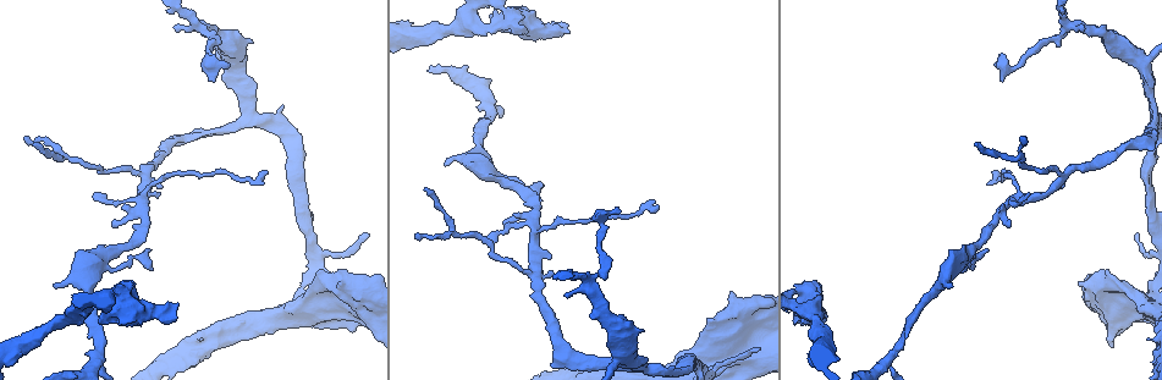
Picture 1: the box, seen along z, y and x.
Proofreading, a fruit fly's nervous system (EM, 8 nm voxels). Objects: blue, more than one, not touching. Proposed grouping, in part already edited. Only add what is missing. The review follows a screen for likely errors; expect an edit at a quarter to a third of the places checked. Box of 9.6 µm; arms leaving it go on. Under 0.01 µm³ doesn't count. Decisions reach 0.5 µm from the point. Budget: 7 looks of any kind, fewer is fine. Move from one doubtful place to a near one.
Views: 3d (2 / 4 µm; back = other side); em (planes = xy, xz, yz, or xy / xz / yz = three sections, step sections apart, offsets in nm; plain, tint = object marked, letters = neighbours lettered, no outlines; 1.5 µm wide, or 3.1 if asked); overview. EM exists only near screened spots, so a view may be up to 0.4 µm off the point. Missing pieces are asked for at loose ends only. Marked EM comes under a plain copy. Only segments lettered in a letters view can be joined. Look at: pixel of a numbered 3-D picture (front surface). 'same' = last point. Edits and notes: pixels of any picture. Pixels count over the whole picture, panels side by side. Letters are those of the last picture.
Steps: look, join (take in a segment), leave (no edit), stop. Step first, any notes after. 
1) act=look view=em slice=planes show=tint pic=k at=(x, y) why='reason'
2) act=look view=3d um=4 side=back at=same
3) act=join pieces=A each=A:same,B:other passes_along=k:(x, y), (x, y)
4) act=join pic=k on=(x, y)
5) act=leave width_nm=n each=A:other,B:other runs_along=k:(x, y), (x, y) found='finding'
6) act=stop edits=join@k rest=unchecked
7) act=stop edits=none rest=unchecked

act=look view=3d um=4 pic=1 at=(172, 27) why='free end'

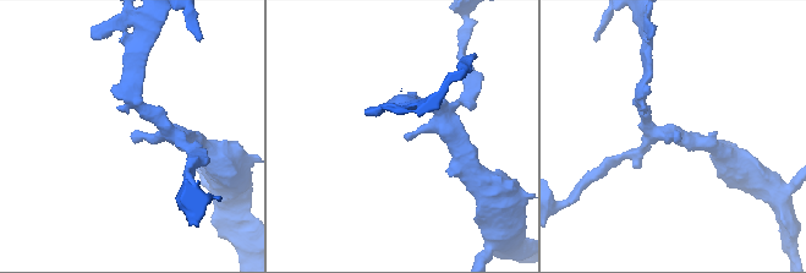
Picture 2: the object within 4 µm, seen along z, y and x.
act=look view=em slice=planes show=letters pic=2 at=(677, 134) why='shape alone is not enough'

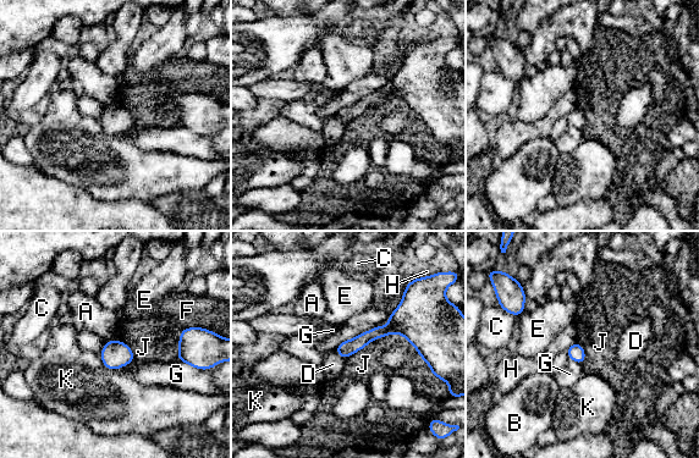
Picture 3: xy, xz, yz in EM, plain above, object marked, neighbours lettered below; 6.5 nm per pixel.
act=leave each=A:other,B:other,C:other,D:other,E:other,F:other,G:other,H:other,J:other,K:other found='no lettered segment goes on from it'

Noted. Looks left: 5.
act=look view=3d um=4 pic=1 at=(230, 66)

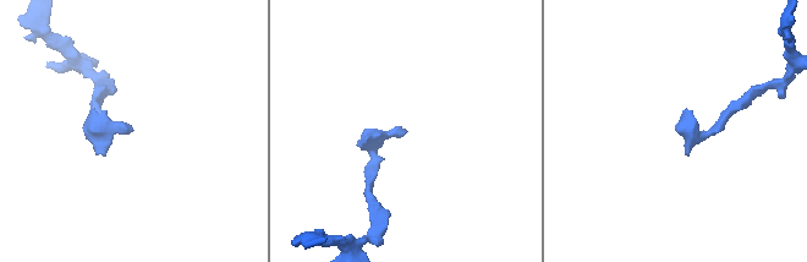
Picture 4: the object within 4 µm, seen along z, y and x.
act=look view=em slice=xy step=4 show=tint pic=4 at=(401, 131) why='now the EM'

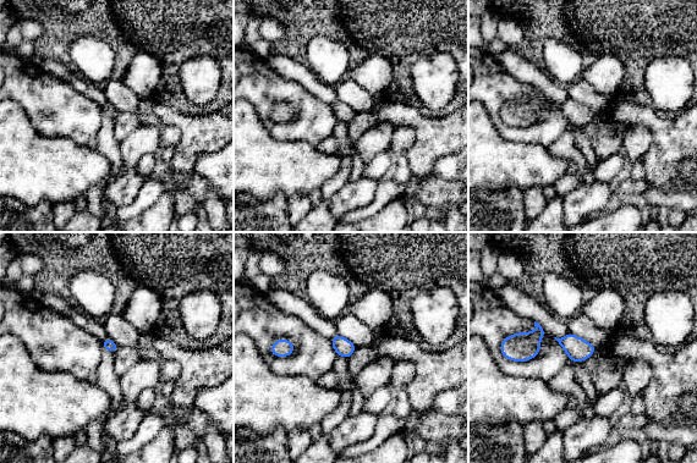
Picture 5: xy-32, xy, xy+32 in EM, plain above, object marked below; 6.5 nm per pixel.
act=look view=em slice=xy step=4 show=letters at=same why='what lies round it'

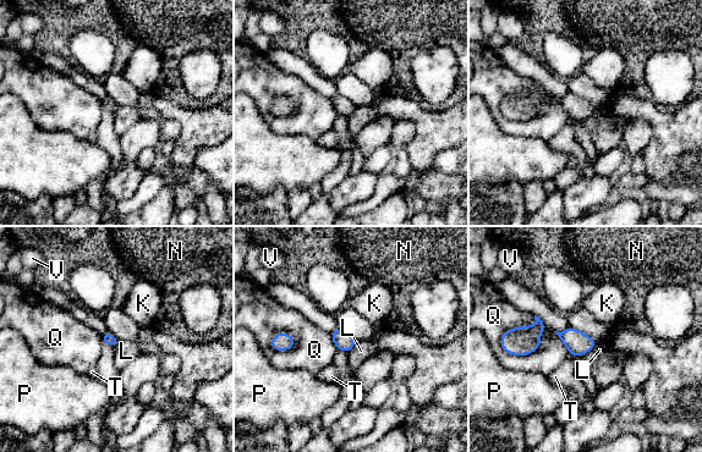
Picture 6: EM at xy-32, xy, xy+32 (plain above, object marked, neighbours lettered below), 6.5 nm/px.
act=leave longest_contact=Q:340nm each=K:other,L:other,N:other,P:other,Q:other,T:other,V:other border=6:(598, 342), (583, 356) found='none of them fits'

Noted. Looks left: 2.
act=look view=3d um=4 pic=1 at=(977, 143) why='free end'

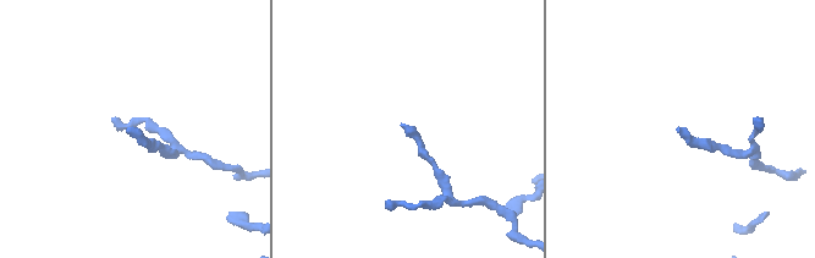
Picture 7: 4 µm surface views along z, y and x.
act=look view=em um=3.1 slice=yz step=16 show=letters pic=7 at=(678, 129)

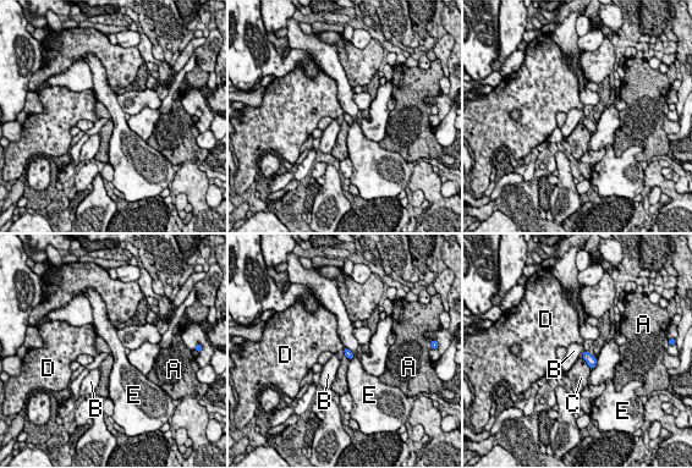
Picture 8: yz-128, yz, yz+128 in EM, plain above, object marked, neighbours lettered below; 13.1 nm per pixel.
act=leave longest_contact=C:220nm each=A:other,B:other,C:other,D:other,E:other border=8:(345, 347), (353, 354), (350, 361) found='no lettered segment goes on from it'

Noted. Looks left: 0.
act=stop edits=none rest=unchecked

